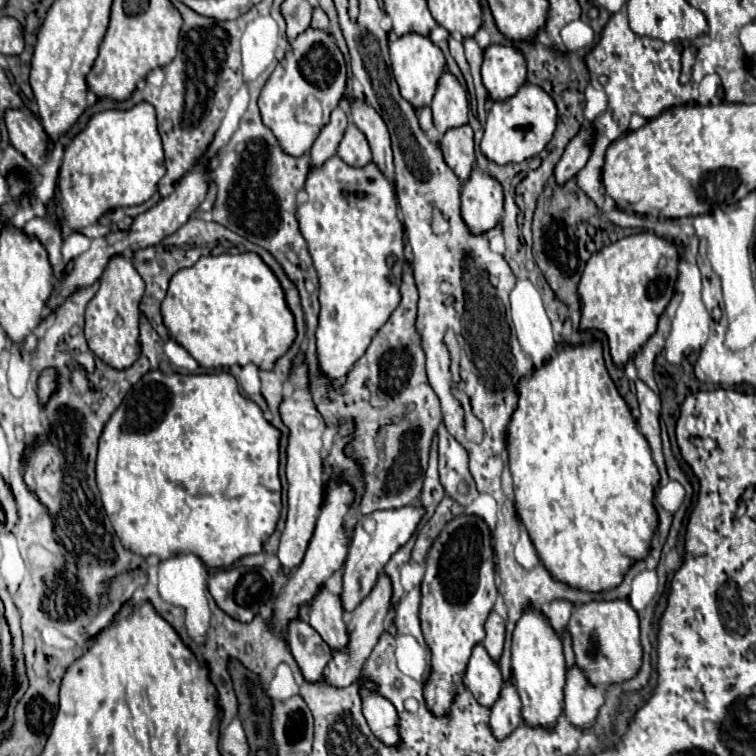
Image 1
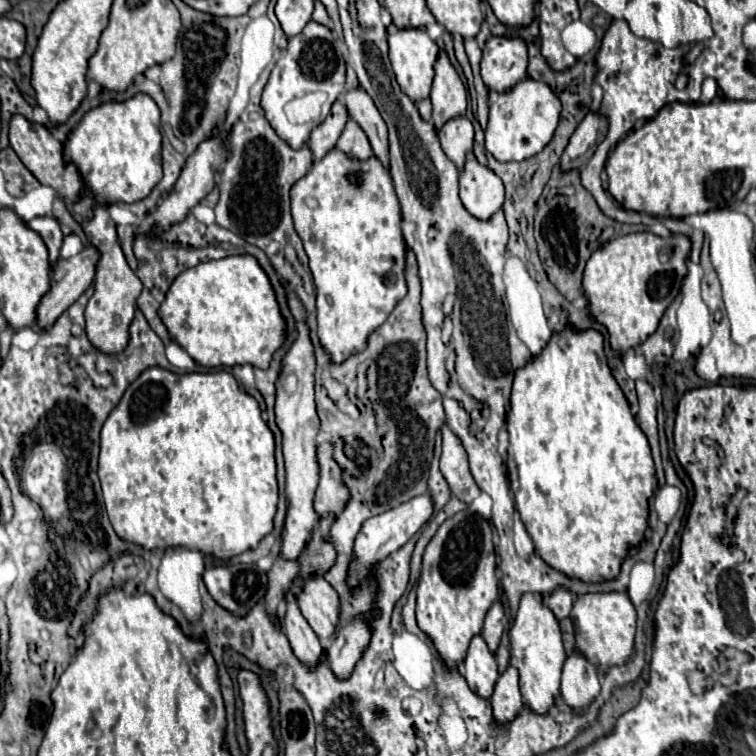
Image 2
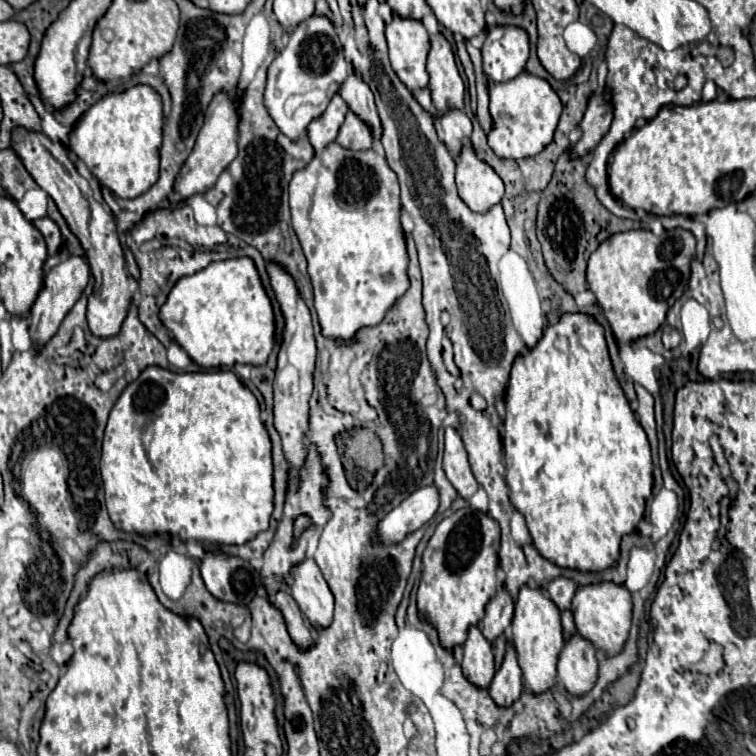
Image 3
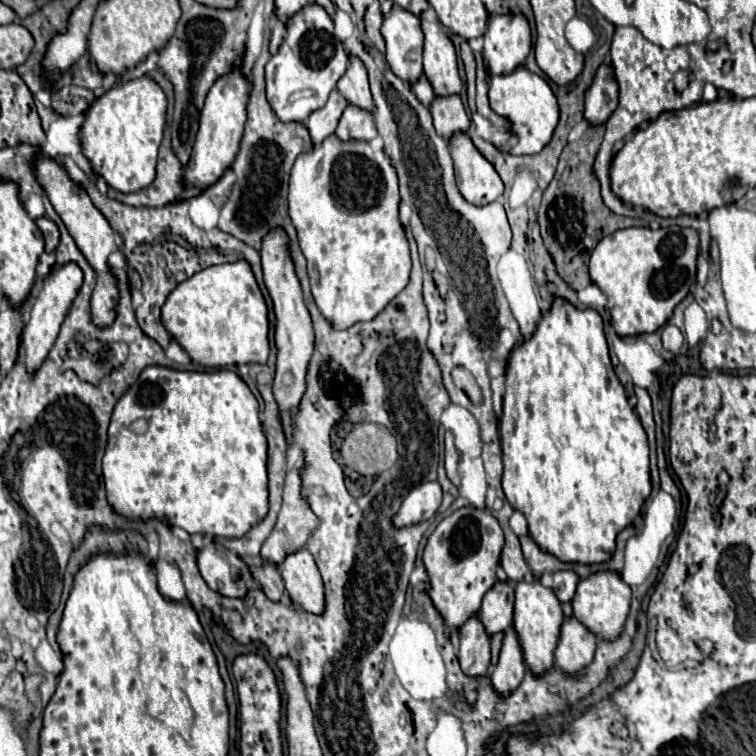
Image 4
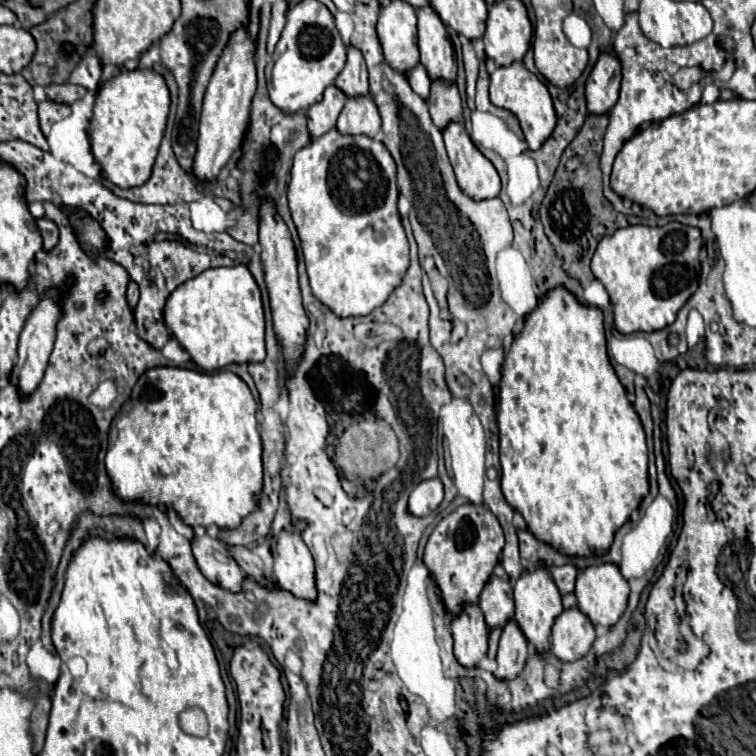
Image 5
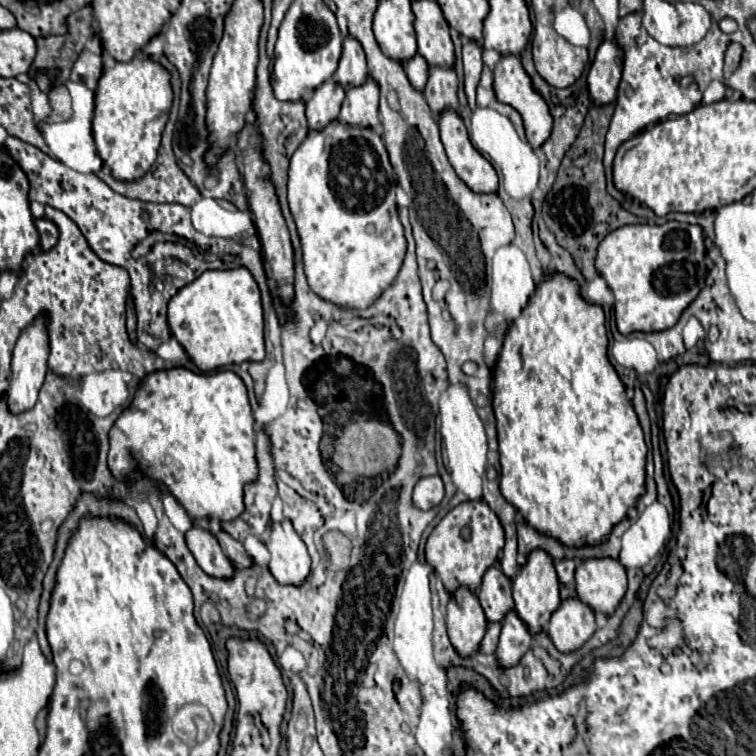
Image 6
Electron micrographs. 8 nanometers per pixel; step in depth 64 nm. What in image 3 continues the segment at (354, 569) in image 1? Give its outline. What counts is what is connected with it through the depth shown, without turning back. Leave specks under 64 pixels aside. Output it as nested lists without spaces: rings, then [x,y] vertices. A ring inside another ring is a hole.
[[[434,484],[418,488],[412,492],[400,506],[396,506],[378,526],[378,532],[384,542],[400,542],[406,534],[418,530],[428,520],[434,518],[440,504],[440,496]]]

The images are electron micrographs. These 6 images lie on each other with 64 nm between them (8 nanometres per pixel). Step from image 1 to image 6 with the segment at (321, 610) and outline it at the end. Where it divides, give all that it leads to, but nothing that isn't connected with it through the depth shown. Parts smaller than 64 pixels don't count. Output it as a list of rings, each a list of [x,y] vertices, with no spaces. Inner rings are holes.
[[[282,518],[280,522],[270,520],[268,524],[268,538],[264,540],[268,552],[272,554],[270,558],[270,572],[274,574],[274,578],[280,584],[300,584],[304,582],[304,578],[310,572],[310,556],[306,550],[306,544],[302,542],[302,538],[296,534],[296,530],[292,528],[292,522],[288,518]]]

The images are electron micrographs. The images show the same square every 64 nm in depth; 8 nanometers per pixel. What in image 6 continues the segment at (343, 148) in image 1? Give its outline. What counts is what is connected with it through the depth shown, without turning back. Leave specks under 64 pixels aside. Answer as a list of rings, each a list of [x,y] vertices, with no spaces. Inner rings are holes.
[[[372,76],[360,86],[350,86],[338,118],[352,126],[378,126],[378,94],[380,86]]]

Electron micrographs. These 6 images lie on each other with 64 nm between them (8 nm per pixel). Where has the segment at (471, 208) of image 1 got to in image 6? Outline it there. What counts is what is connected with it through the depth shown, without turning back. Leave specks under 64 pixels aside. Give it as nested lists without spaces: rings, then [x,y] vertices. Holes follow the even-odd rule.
[[[452,108],[442,110],[438,116],[438,126],[440,140],[460,180],[464,180],[464,184],[472,192],[496,192],[498,190],[496,170],[478,150],[472,148],[466,124],[460,118],[460,114]]]

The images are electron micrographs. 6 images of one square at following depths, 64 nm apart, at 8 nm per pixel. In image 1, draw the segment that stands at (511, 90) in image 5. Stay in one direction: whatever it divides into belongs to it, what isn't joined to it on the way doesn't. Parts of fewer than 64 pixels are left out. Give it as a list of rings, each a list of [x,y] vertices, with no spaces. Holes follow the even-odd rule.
[[[526,82],[512,98],[492,100],[484,126],[484,142],[480,144],[482,154],[496,164],[524,162],[546,148],[556,130],[556,118],[558,110],[552,96],[544,88]]]

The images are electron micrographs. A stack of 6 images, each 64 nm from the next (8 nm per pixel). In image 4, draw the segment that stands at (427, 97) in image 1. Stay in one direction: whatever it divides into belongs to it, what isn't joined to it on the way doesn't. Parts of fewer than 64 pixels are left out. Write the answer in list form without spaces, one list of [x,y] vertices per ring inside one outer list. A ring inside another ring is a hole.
[[[392,6],[380,28],[386,42],[386,62],[404,82],[414,82],[422,74],[420,18],[412,12]]]

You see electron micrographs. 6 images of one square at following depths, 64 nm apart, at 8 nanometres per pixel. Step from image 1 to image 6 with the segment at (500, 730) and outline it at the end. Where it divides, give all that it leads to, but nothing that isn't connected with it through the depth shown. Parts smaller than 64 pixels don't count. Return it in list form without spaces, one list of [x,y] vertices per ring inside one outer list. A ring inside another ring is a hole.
[[[510,610],[502,624],[500,644],[496,650],[498,662],[502,666],[514,666],[522,658],[522,654],[530,648],[530,642],[532,642],[532,634],[528,626],[522,622],[516,610]]]

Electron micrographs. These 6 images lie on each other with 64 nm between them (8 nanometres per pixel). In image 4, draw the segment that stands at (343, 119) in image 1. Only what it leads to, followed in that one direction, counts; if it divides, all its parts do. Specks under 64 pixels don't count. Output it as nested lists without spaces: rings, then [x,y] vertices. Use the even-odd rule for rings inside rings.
[[[334,88],[330,92],[330,96],[328,96],[328,102],[322,108],[318,108],[318,110],[314,110],[310,114],[306,126],[310,130],[310,136],[312,136],[312,142],[314,144],[320,144],[326,136],[334,134],[336,124],[338,124],[338,118],[344,112],[346,106],[348,106],[346,98]]]

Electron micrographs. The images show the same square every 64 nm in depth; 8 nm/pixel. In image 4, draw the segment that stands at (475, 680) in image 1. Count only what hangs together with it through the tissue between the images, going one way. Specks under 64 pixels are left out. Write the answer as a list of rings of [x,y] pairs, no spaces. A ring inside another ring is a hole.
[[[478,616],[468,618],[458,628],[460,648],[458,648],[458,660],[466,674],[480,676],[486,674],[486,668],[490,664],[490,636],[484,630]]]

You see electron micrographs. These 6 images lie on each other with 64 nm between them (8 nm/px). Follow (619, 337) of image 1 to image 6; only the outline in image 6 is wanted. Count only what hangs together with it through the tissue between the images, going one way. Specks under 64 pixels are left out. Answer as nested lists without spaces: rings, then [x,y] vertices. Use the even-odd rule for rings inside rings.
[[[666,222],[662,226],[630,224],[608,234],[598,246],[596,268],[614,294],[620,334],[672,328],[704,288],[708,274],[704,258],[706,248],[700,226],[682,222]]]

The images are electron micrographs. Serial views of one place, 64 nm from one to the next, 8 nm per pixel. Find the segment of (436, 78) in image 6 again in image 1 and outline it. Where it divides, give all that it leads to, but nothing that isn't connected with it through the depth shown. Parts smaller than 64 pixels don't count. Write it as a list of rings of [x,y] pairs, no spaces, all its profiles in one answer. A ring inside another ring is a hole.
[[[470,124],[450,128],[440,140],[440,148],[446,164],[456,172],[460,180],[468,178],[476,158],[474,158],[474,132]]]

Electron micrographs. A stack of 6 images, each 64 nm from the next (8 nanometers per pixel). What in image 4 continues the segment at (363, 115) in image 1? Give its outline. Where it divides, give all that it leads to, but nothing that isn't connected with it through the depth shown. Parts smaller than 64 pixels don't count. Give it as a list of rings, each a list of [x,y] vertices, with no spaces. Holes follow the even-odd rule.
[[[352,56],[346,74],[338,80],[338,90],[340,94],[344,94],[344,98],[350,104],[356,104],[360,108],[372,110],[372,96],[370,96],[370,88],[368,88],[368,72],[364,68],[364,64],[360,62],[360,58]]]

